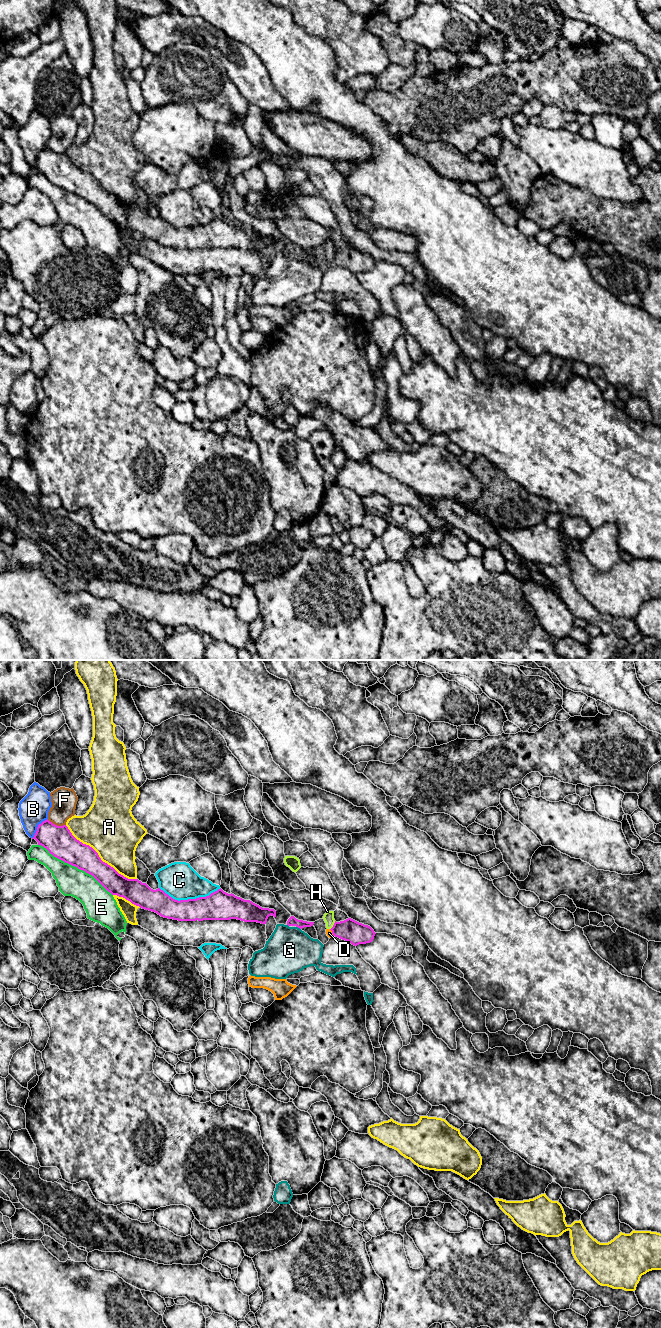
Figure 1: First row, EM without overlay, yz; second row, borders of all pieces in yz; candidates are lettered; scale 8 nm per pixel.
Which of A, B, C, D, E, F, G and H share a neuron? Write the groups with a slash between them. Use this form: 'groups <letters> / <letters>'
groups A / B / C / D H / E / F / G

